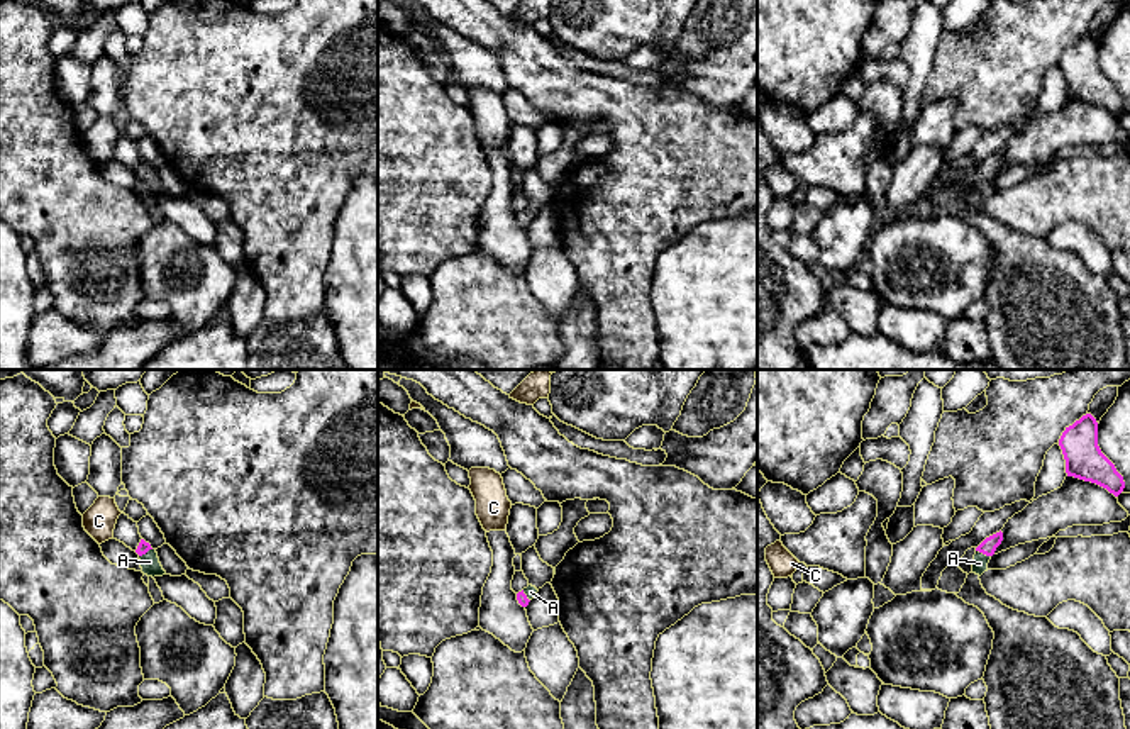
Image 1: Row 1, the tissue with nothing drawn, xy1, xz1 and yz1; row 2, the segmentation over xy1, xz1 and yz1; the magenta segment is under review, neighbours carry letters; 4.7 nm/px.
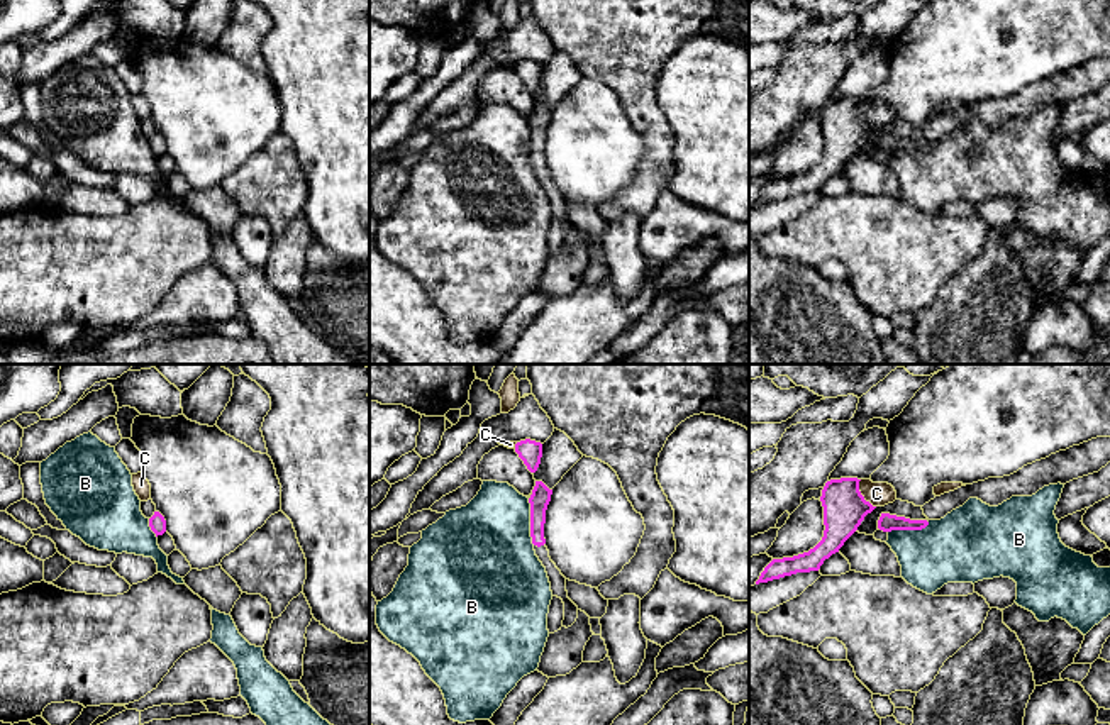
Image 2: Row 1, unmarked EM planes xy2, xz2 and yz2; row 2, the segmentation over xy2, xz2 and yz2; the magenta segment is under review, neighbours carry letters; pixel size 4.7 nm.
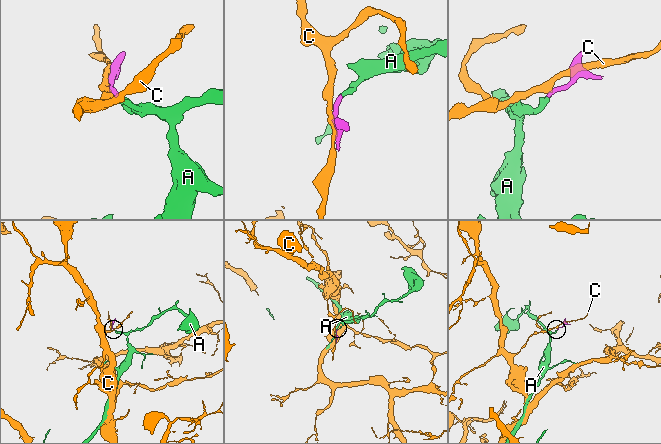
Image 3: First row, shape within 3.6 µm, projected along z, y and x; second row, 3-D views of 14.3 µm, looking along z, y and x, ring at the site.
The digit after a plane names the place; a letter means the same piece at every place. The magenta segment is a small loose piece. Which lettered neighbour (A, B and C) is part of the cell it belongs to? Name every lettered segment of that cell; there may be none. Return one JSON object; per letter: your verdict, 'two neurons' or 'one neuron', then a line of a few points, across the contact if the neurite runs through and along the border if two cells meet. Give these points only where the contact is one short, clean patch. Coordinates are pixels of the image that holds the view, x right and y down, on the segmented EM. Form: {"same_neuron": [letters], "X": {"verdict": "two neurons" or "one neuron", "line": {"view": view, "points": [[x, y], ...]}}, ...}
{"same_neuron": ["A"], "A": {"verdict": "one neuron", "line": {"view": "yz1", "points": [[988, 546], [983, 553], [980, 563]]}}, "B": {"verdict": "two neurons", "line": {"view": "xz2", "points": [[527, 498], [529, 536], [534, 544]]}}, "C": {"verdict": "two neurons", "line": {"view": "yz2", "points": [[860, 480], [860, 493], [875, 507]]}}}

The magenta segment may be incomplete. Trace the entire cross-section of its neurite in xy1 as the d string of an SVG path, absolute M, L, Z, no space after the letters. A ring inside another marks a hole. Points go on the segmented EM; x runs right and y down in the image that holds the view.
M141 539L136 553L139 554L141 568L144 575L152 576L152 578L166 575L166 571L163 570L159 563L156 549L152 549L149 543Z

